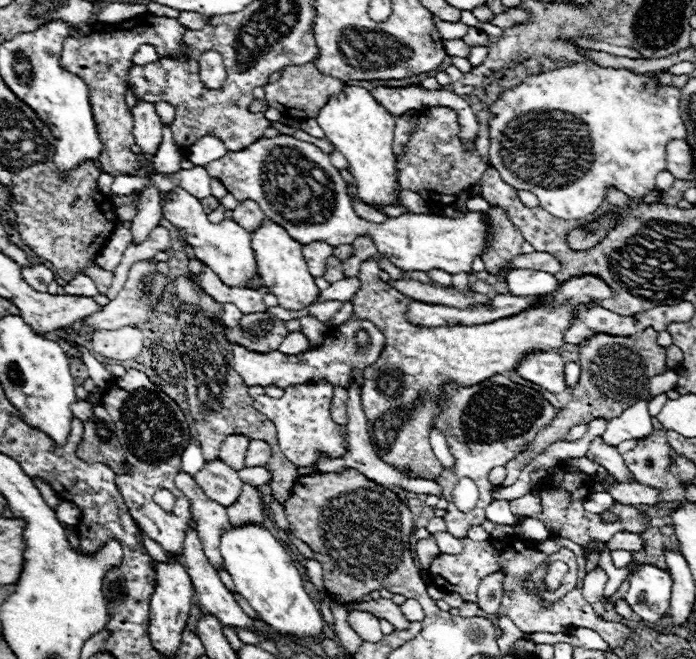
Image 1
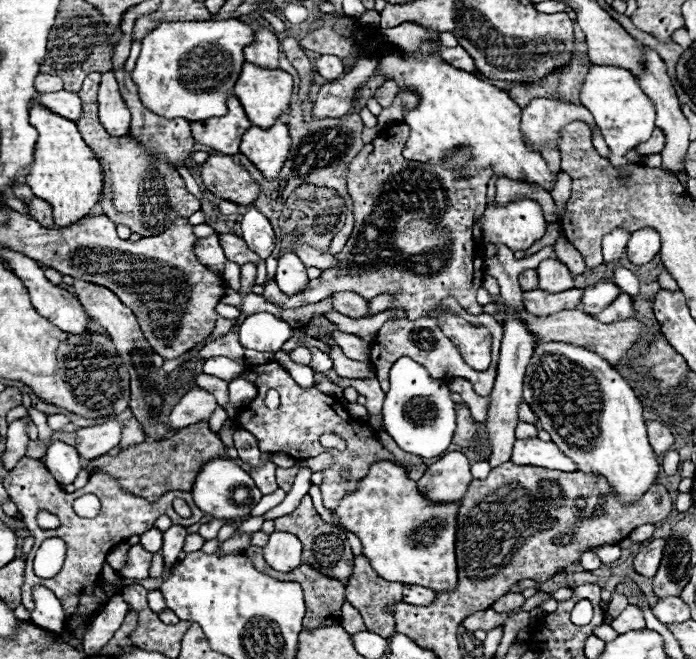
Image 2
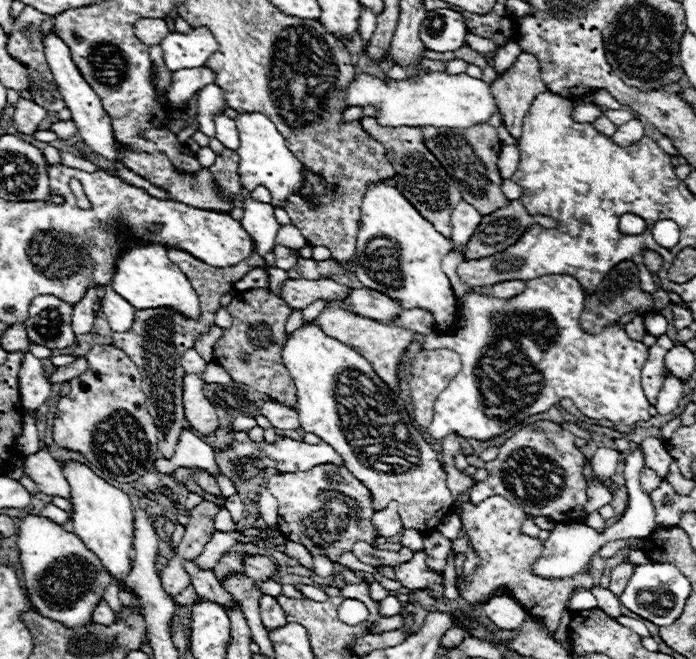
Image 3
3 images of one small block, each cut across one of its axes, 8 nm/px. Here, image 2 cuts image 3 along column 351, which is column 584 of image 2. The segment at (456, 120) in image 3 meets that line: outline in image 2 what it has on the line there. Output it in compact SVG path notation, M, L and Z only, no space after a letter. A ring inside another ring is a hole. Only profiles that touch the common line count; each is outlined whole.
M594 64L586 76L586 82L580 92L582 104L592 112L608 148L610 148L610 162L614 166L626 166L628 160L624 158L626 150L636 148L640 142L646 142L654 130L654 104L638 86L632 72L618 68L618 66L598 66Z

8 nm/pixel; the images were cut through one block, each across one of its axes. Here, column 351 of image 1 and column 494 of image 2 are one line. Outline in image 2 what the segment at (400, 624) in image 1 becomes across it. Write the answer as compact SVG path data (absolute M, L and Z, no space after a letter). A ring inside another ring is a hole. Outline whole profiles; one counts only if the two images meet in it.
M508 592L508 594L504 594L502 598L498 598L498 600L492 604L492 608L494 608L496 612L514 612L514 610L522 608L524 602L526 602L526 598L524 598L520 592Z

